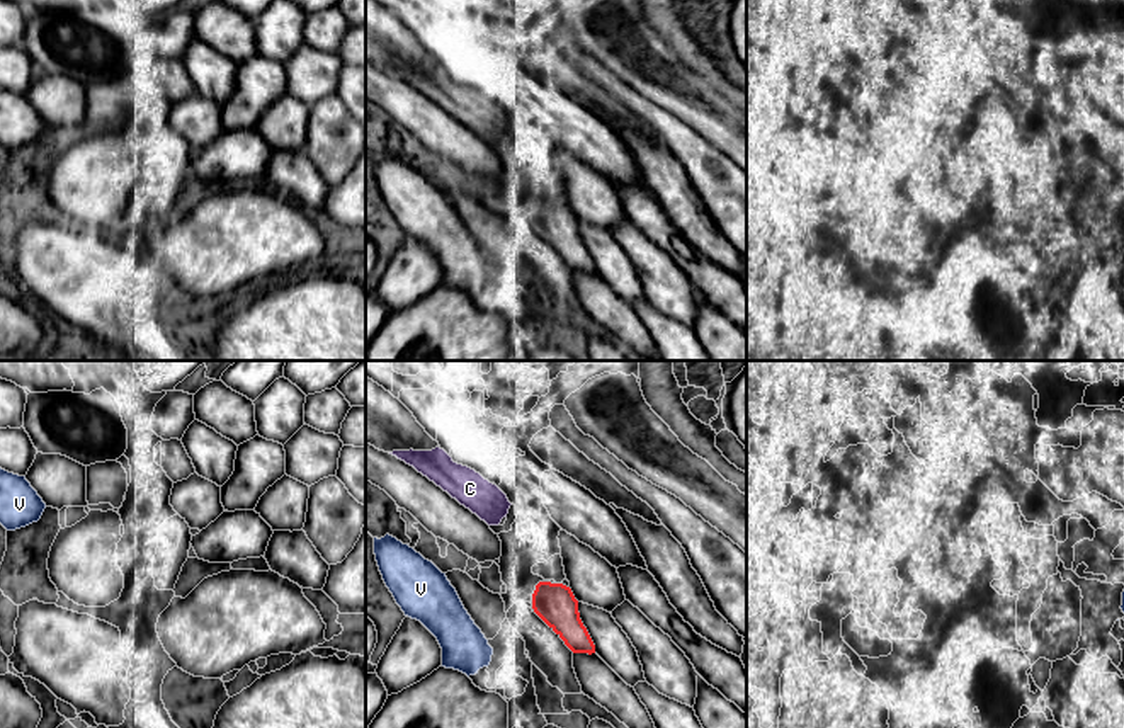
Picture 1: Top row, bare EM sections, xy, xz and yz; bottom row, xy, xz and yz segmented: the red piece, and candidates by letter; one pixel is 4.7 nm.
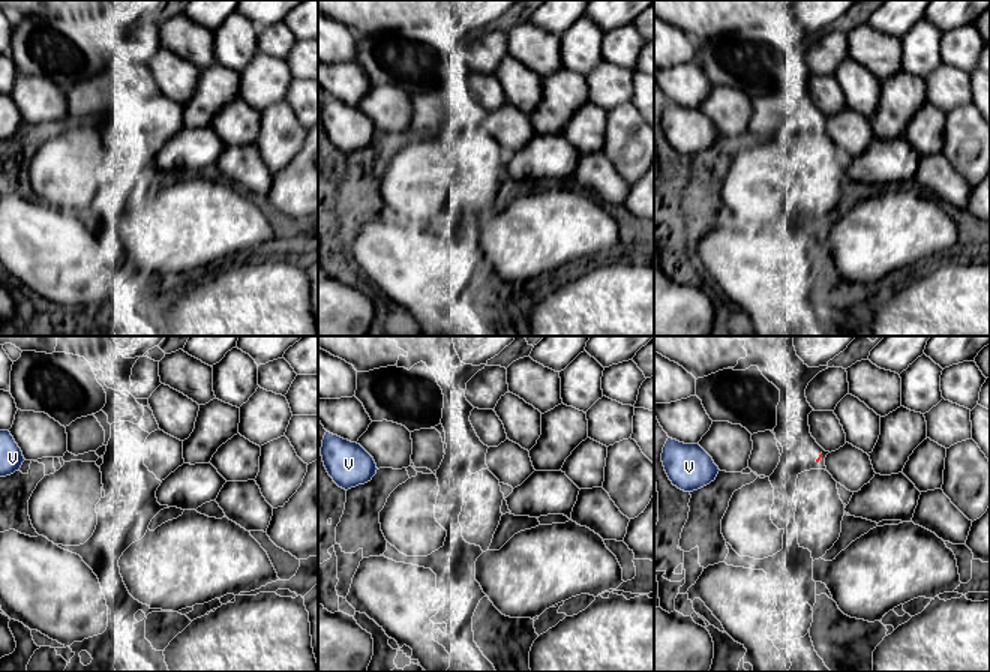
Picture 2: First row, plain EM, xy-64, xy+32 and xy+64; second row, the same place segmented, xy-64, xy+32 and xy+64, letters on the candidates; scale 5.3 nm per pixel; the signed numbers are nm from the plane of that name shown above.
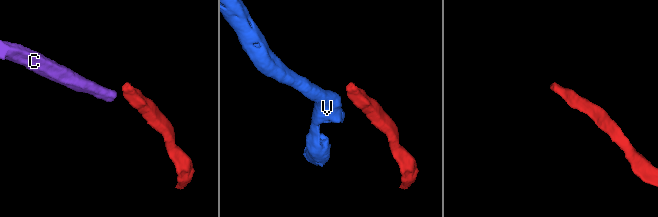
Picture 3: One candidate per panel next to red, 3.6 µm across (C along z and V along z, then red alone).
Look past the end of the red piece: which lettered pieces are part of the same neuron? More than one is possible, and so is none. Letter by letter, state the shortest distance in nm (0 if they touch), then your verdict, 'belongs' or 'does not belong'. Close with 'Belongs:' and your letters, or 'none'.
C: 340 nm | does not belong
V: 260 nm | does not belong
Belongs: none

